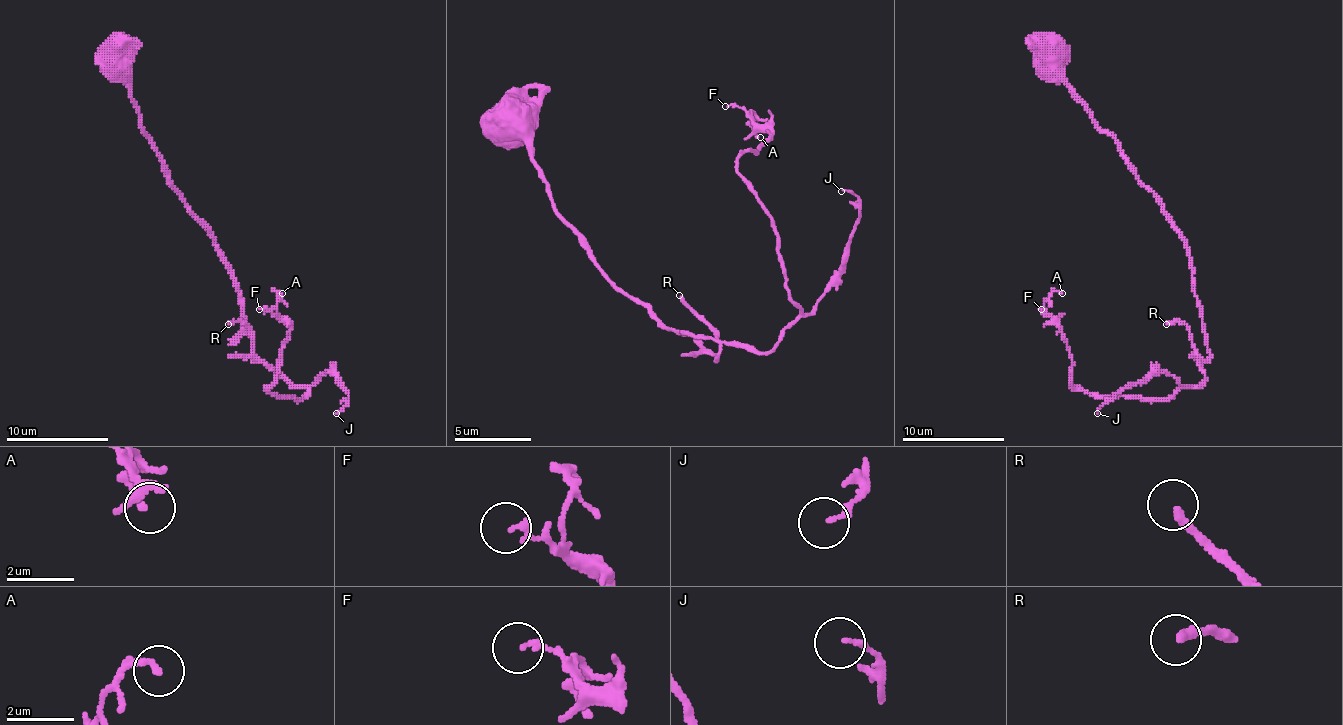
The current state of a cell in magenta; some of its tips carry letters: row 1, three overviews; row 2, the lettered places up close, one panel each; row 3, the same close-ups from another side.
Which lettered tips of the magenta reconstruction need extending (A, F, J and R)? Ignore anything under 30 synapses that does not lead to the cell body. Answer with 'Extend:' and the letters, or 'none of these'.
Extend: none of these

